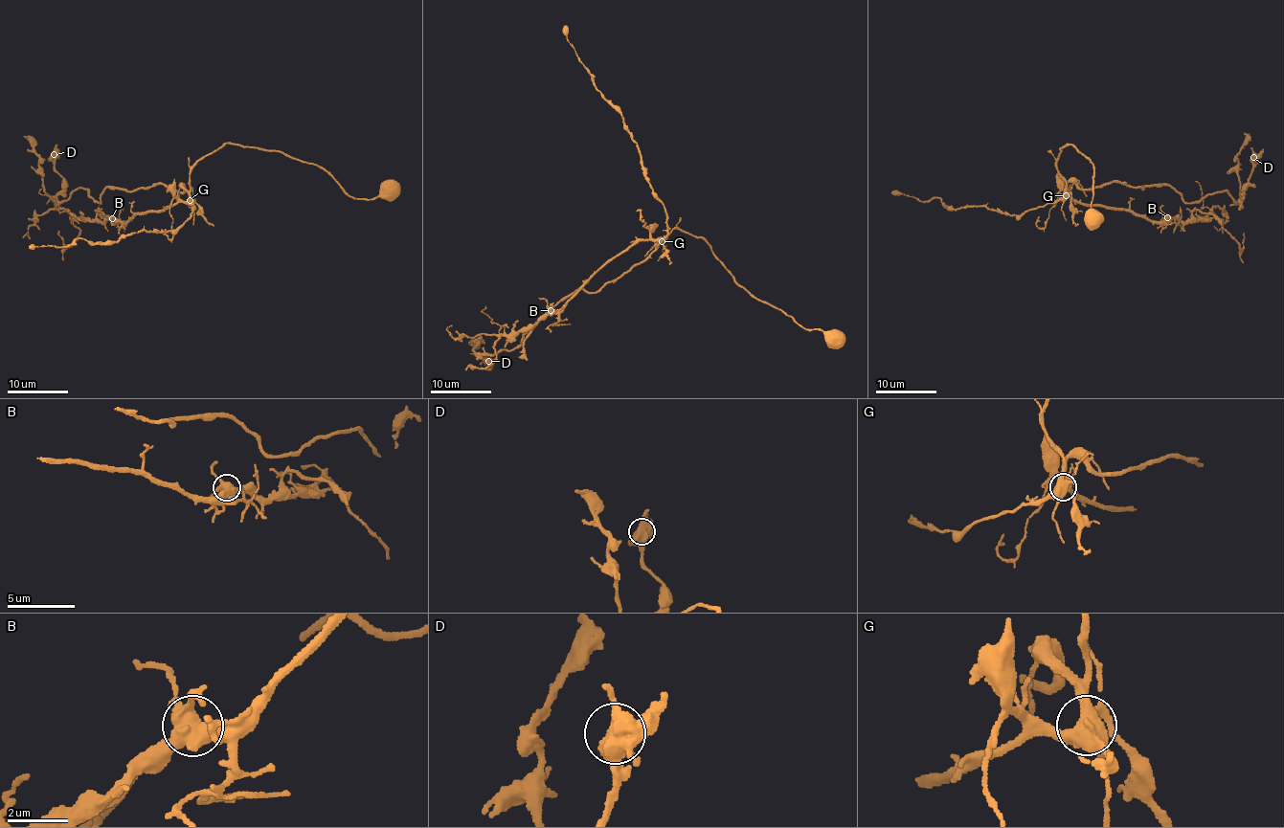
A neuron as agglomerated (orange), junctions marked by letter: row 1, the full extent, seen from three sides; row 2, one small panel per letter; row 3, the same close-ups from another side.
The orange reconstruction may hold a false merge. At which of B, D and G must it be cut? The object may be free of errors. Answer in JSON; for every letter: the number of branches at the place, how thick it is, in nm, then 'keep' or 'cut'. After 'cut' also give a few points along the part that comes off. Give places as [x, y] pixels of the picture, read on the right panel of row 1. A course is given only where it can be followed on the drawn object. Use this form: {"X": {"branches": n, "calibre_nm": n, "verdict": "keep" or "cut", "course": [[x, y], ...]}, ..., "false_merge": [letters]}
{"B": {"branches": 5, "calibre_nm": 550, "verdict": "keep"}, "D": {"branches": 5, "calibre_nm": 550, "verdict": "keep"}, "G": {"branches": 6, "calibre_nm": 600, "verdict": "keep"}, "false_merge": []}

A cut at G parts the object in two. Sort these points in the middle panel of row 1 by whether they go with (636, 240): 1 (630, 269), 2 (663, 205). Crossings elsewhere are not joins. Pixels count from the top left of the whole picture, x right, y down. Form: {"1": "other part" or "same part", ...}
{"1": "same part", "2": "same part"}

